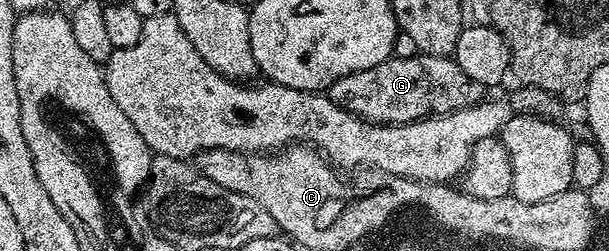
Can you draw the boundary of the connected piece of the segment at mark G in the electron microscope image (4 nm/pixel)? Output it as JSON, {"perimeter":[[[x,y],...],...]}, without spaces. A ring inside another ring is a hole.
{"perimeter":[[[422,53],[407,59],[392,56],[379,66],[345,75],[332,84],[327,95],[340,108],[373,123],[407,124],[478,104],[483,98],[483,89],[473,78],[467,78],[456,59]]]}

